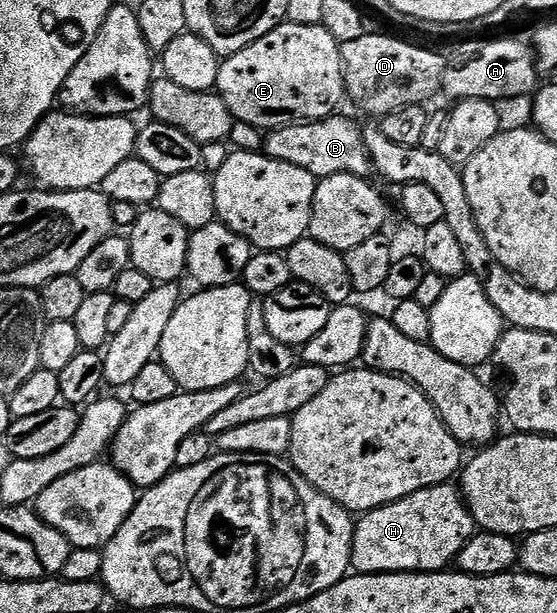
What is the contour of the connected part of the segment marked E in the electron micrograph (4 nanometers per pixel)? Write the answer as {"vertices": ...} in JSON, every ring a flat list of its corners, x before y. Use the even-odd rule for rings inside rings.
{"vertices":[[279,23,266,37,246,45,238,53,227,56,221,62,215,90,228,106,233,120,249,123,252,127,275,129,292,123,313,123,337,114,340,98,346,95,344,86,344,62,341,44,321,24]]}

